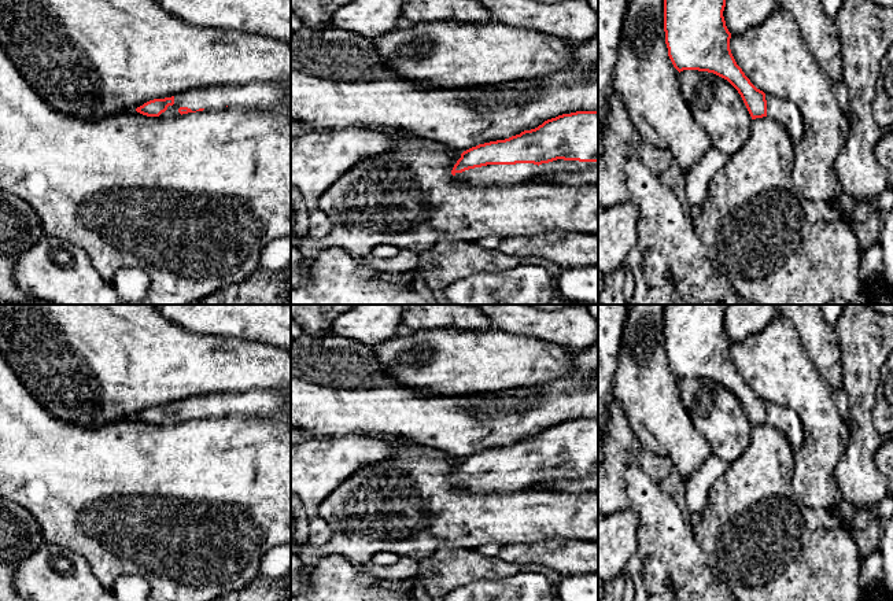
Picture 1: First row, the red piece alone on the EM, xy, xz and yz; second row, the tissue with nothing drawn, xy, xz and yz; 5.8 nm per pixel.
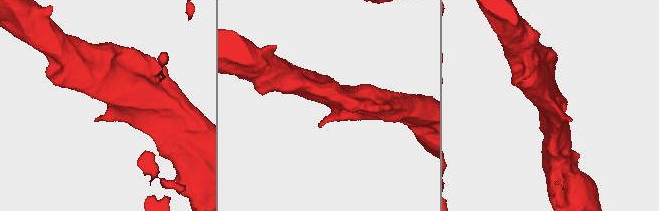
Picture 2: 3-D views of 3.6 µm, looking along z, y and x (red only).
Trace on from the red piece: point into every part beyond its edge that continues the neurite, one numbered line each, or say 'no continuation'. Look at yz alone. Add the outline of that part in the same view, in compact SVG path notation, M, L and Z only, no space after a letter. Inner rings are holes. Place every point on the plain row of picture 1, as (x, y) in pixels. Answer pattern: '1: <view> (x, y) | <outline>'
1: yz (781, 417) | M765 402L767 424L779 429L794 453L804 446L804 431L800 419L790 409L778 403Z

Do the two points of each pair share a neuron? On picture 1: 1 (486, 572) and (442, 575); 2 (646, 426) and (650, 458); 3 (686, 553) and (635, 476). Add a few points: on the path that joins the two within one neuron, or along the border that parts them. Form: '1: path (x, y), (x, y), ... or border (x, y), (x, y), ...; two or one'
1: path (475, 572), (453, 572); one
2: border (630, 424), (645, 448), (665, 454), (674, 467); two
3: path (667, 534), (661, 528), (657, 511), (642, 496); one

